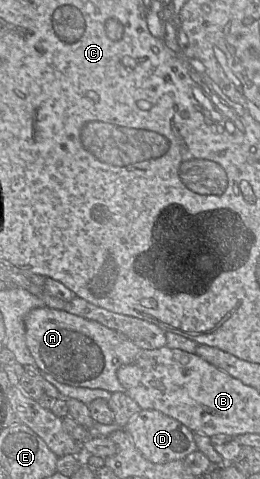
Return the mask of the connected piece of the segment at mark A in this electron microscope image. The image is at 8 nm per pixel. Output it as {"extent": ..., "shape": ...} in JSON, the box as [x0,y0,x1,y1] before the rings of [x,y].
{"extent":[24,306,142,392],"shape":[[[47,306],[32,309],[26,315],[24,325],[27,347],[40,372],[75,388],[123,392],[117,370],[133,363],[142,351],[124,335],[97,321]]]}

